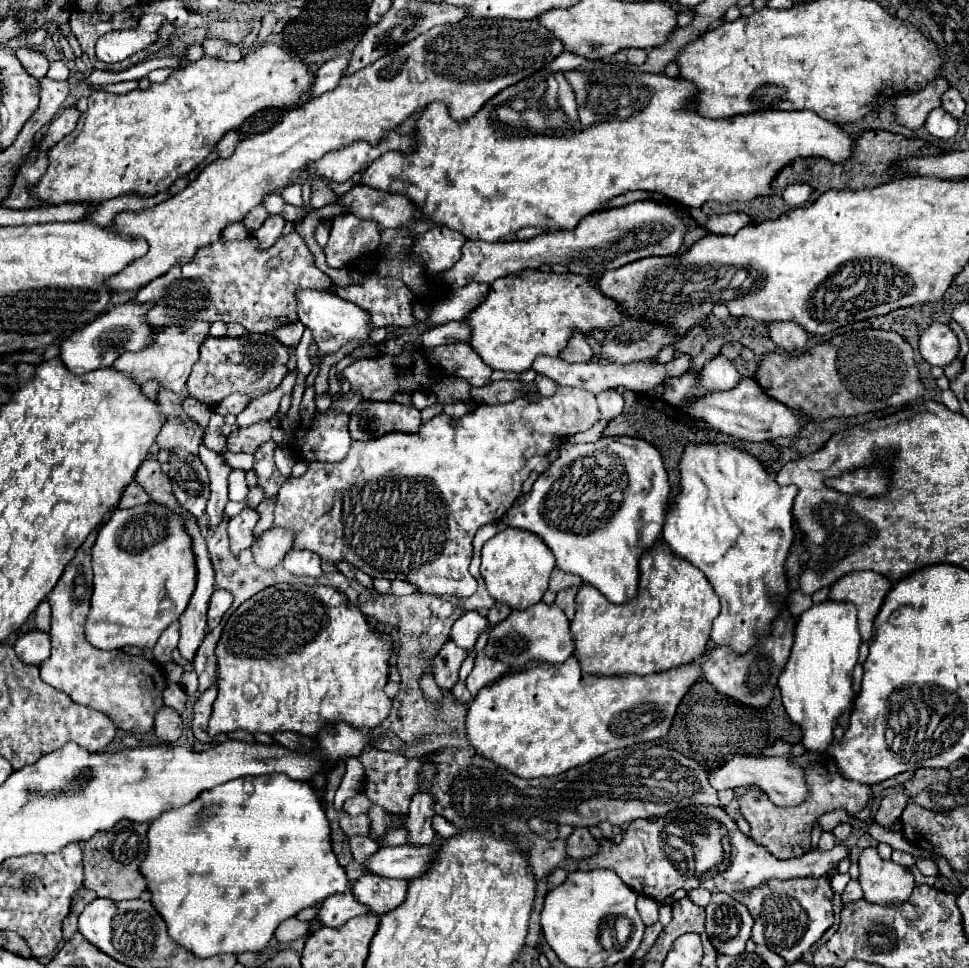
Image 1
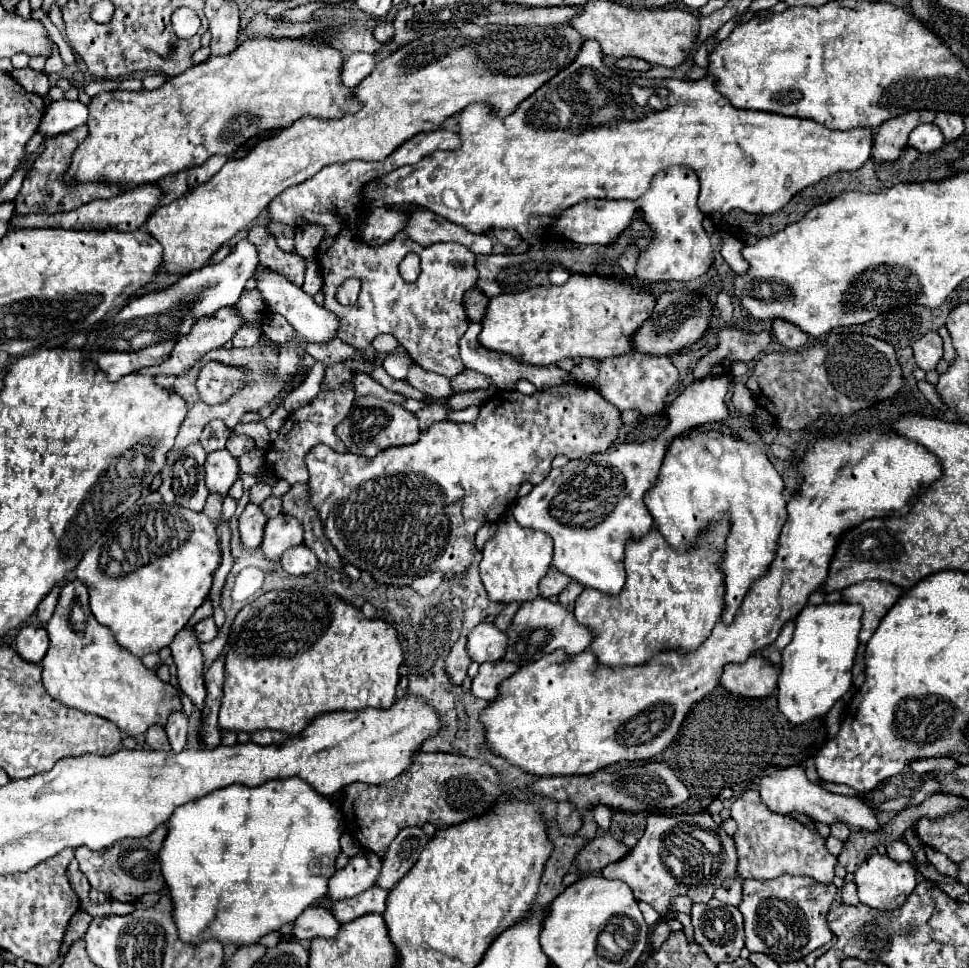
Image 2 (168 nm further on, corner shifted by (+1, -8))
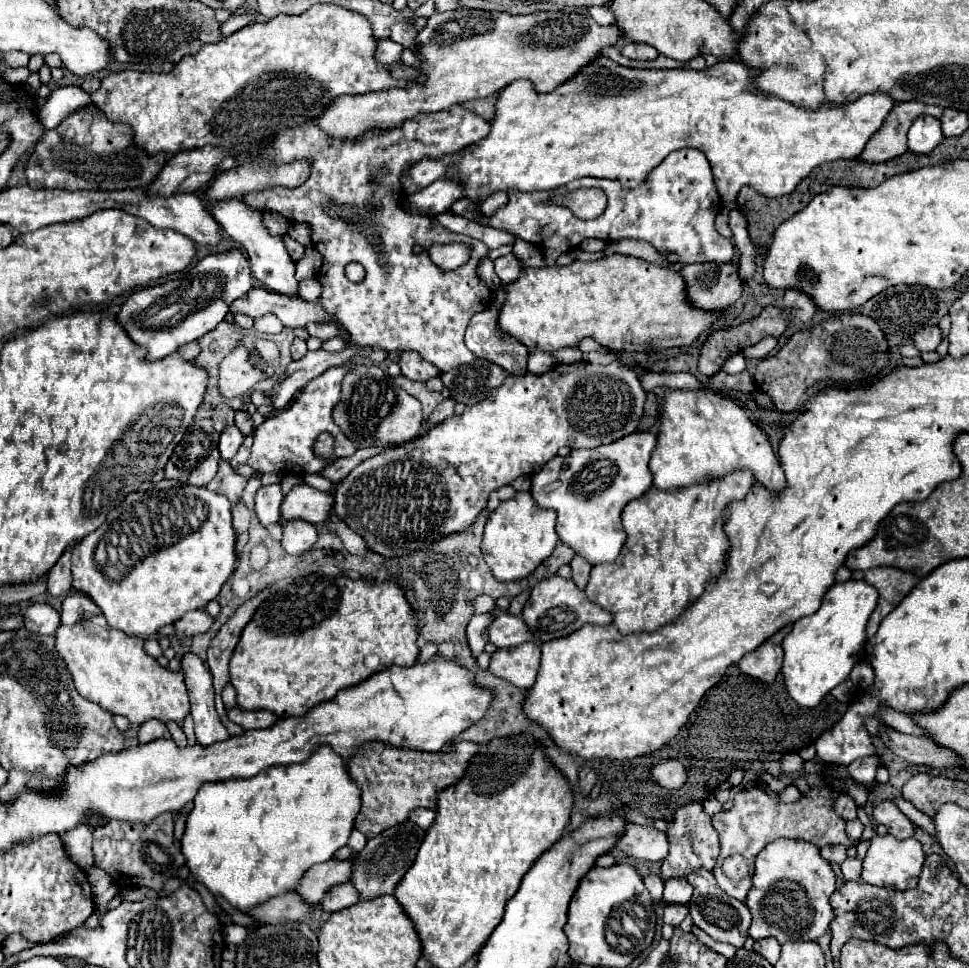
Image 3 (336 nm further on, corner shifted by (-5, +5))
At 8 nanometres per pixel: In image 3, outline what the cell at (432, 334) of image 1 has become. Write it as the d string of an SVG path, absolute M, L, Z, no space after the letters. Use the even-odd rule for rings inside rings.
M488 306L486 310L472 316L466 328L468 350L476 358L498 364L512 376L526 374L528 348L510 334L504 334L496 326L496 318L498 318L496 306Z

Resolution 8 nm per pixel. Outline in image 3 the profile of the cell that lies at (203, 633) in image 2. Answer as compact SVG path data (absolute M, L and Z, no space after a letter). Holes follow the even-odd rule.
M192 610L184 614L184 618L180 618L174 626L176 626L176 636L192 638L192 636L208 632L212 624L214 624L214 618L206 610Z

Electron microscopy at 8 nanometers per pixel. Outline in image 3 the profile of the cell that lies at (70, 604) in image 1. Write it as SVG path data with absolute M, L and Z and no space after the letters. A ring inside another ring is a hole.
M74 590L64 598L60 626L56 630L56 652L72 674L78 694L100 704L112 714L126 716L130 724L140 726L150 718L158 718L160 722L174 720L182 724L190 712L184 674L162 668L156 658L142 650L142 646L142 638L132 638L108 626L104 614L100 614L88 594Z

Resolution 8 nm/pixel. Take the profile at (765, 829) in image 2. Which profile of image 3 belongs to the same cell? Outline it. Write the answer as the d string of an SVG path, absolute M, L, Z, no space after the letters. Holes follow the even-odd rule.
M750 786L746 790L740 790L734 796L734 804L730 810L724 810L724 812L712 816L714 828L720 834L720 846L722 846L720 856L718 856L718 864L714 868L714 876L716 876L718 884L724 888L724 892L736 900L746 898L746 894L752 886L754 860L756 860L758 852L766 844L774 842L776 838L802 838L802 840L816 844L818 848L830 846L830 844L842 844L848 848L852 844L852 840L846 838L846 832L844 832L846 822L834 814L834 810L828 806L828 798L830 798L830 792L826 792L826 794L824 792L808 792L794 804L776 804L758 786ZM732 854L742 854L748 860L748 868L750 868L750 874L738 882L730 880L722 872L722 862Z

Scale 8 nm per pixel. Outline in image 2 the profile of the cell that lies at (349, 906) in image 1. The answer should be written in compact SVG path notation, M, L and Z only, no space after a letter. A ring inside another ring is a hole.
M310 905L294 921L292 937L296 939L314 939L314 937L334 937L338 933L338 921L320 905Z

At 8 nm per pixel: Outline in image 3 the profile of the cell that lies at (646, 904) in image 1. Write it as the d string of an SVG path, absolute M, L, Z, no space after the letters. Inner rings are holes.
M650 874L650 876L644 878L644 884L646 884L652 900L654 900L654 902L660 902L660 900L662 900L662 888L664 888L662 880L660 880L656 874Z

